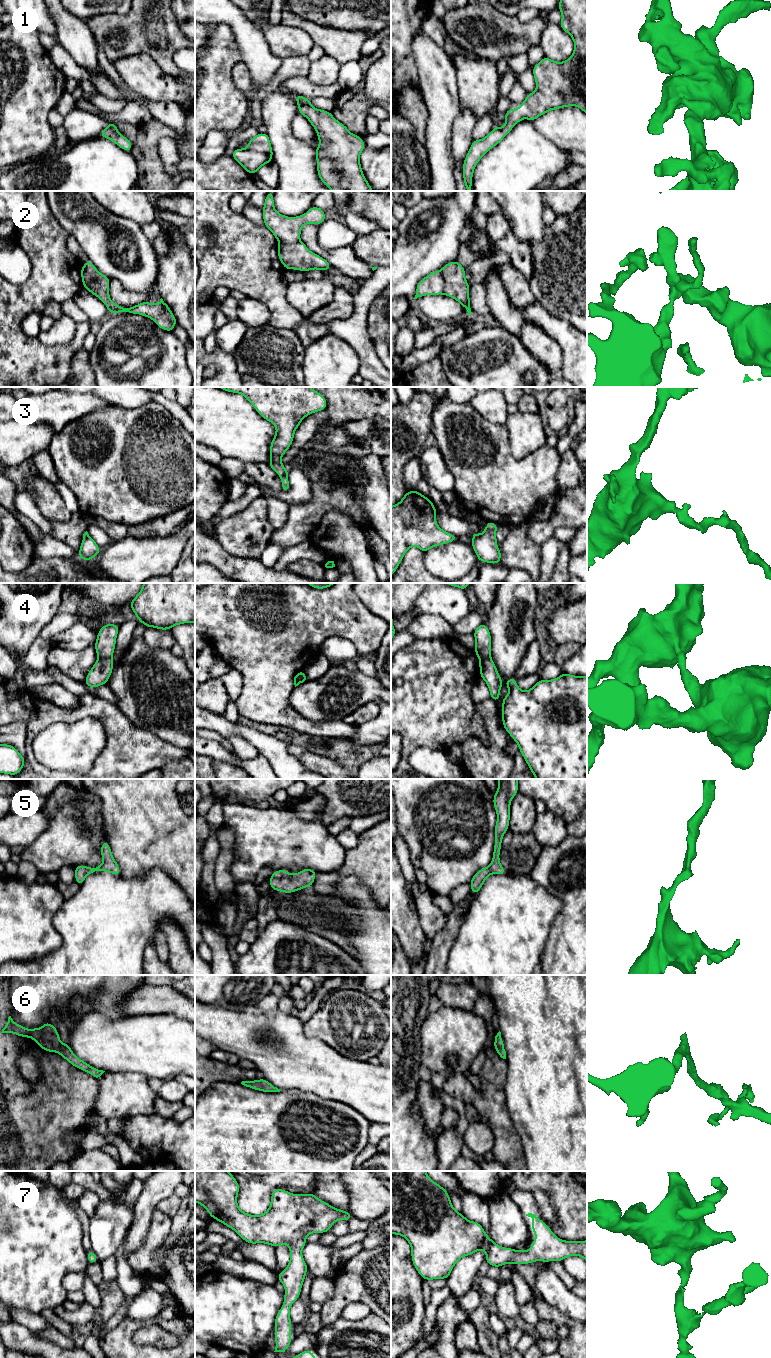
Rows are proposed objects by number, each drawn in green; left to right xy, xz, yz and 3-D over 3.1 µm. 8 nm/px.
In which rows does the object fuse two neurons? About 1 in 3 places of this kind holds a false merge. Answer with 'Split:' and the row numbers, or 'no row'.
Split: 2, 3, 4

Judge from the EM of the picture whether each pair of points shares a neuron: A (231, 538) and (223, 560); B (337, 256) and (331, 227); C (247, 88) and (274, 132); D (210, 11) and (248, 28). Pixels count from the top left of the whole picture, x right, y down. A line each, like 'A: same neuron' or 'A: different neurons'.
A: different neurons
B: different neurons
C: different neurons
D: same neuron

